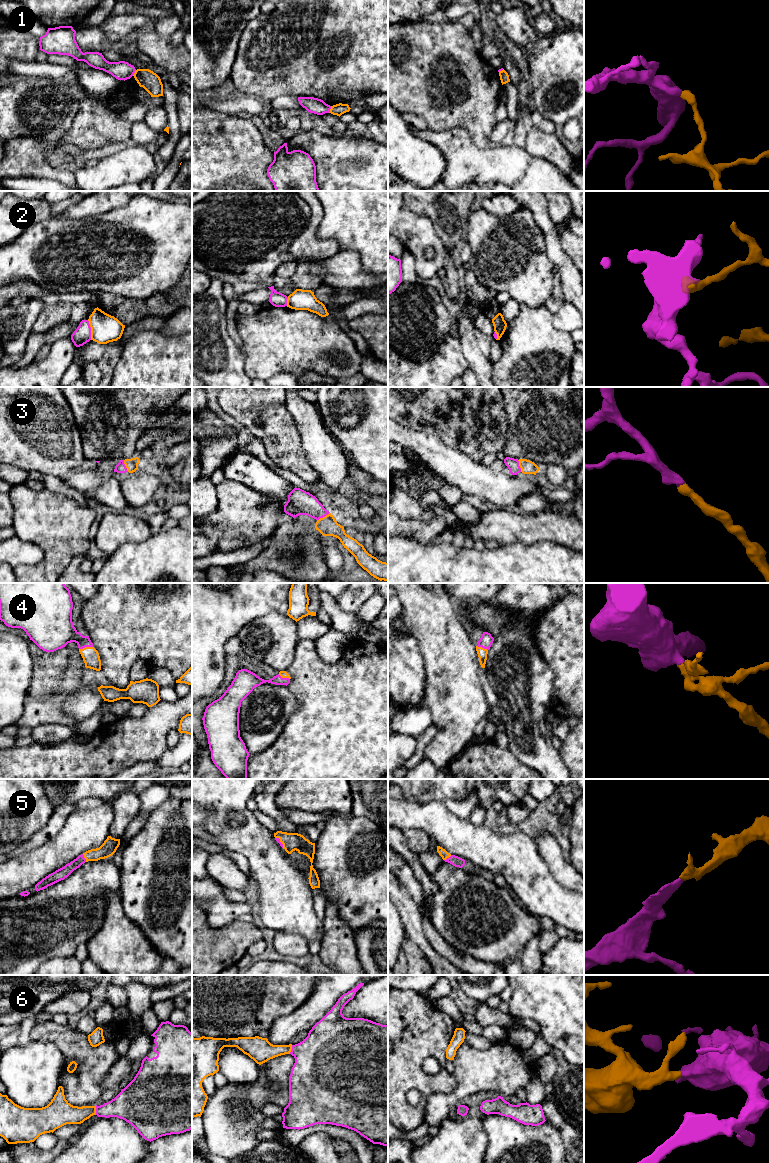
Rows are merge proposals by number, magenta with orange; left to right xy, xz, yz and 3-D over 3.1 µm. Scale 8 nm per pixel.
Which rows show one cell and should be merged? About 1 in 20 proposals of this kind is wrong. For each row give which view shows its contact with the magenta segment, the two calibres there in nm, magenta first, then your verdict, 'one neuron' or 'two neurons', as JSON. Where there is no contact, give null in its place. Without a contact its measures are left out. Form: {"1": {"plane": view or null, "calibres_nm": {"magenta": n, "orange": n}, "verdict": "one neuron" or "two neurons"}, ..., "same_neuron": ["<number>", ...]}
{"1": {"plane": "xz", "calibres_nm": {"magenta": 130, "orange": 90}, "verdict": "two neurons"}, "2": {"plane": "xy", "calibres_nm": {"magenta": 140, "orange": 220}, "verdict": "two neurons"}, "3": {"plane": "xz", "calibres_nm": {"magenta": 200, "orange": 160}, "verdict": "one neuron"}, "4": {"plane": "xy", "calibres_nm": {"magenta": 240, "orange": 140}, "verdict": "one neuron"}, "5": {"plane": "xy", "calibres_nm": {"magenta": 90, "orange": 120}, "verdict": "one neuron"}, "6": {"plane": "xy", "calibres_nm": {"magenta": 220, "orange": 170}, "verdict": "one neuron"}, "same_neuron": ["3", "4", "5", "6"]}

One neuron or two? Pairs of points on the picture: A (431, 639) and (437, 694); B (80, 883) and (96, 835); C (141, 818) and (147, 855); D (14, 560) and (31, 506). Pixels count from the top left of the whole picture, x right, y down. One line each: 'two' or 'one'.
A: one
B: two
C: two
D: two

